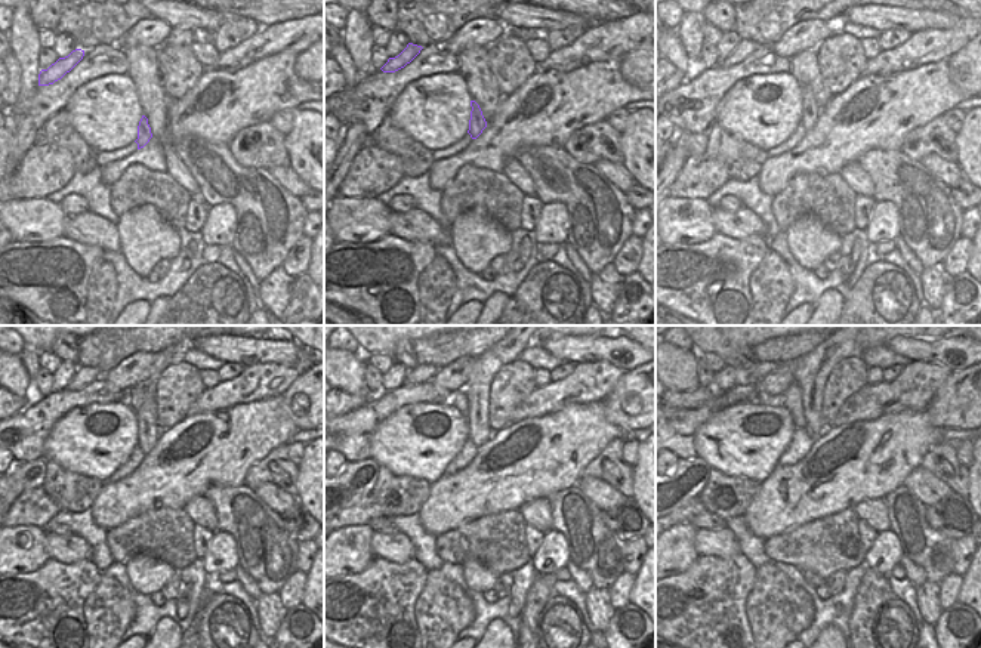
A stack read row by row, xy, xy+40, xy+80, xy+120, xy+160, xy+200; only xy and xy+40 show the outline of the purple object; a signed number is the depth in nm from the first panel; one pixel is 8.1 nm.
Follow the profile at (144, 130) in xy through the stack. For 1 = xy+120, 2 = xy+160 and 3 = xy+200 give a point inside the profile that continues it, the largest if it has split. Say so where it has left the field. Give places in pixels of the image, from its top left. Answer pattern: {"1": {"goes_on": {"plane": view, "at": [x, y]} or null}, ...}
{"1": {"goes_on": {"plane": "xy+120", "at": [148, 432]}}, "2": {"goes_on": {"plane": "xy+160", "at": [487, 364]}}, "3": {"goes_on": {"plane": "xy+200", "at": [811, 372]}}}

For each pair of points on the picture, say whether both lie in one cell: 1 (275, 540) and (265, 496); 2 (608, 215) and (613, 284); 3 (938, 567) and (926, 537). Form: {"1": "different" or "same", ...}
{"1": "different", "2": "different", "3": "same"}

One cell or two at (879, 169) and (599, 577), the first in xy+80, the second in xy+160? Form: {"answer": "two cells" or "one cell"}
{"answer": "one cell"}

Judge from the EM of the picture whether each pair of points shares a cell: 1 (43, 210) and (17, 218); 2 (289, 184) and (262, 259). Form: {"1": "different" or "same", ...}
{"1": "same", "2": "different"}

